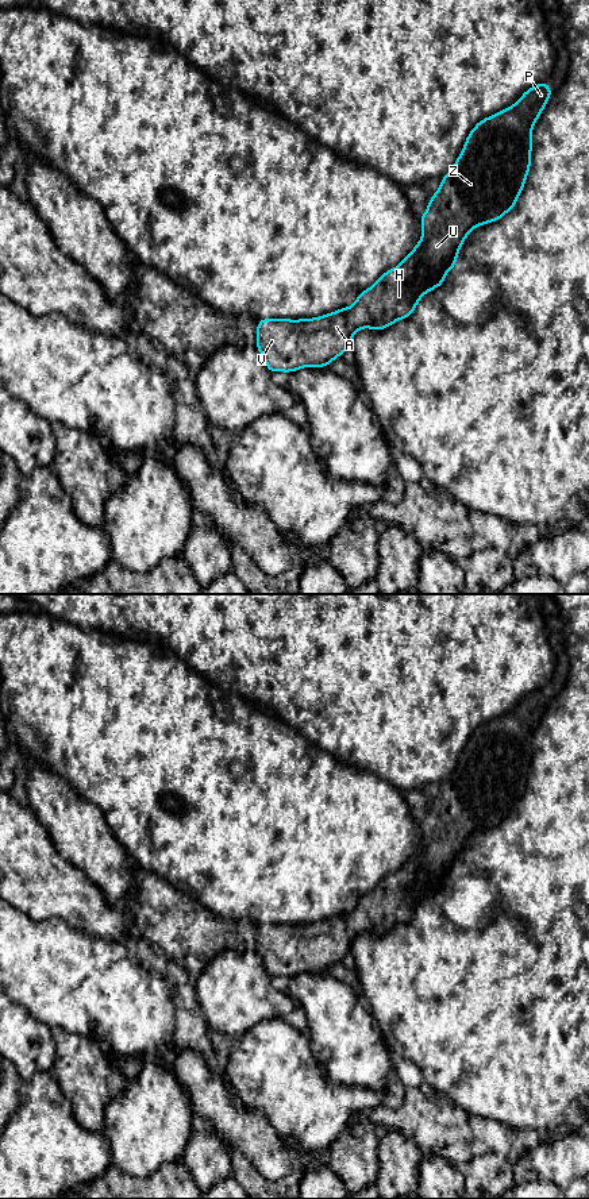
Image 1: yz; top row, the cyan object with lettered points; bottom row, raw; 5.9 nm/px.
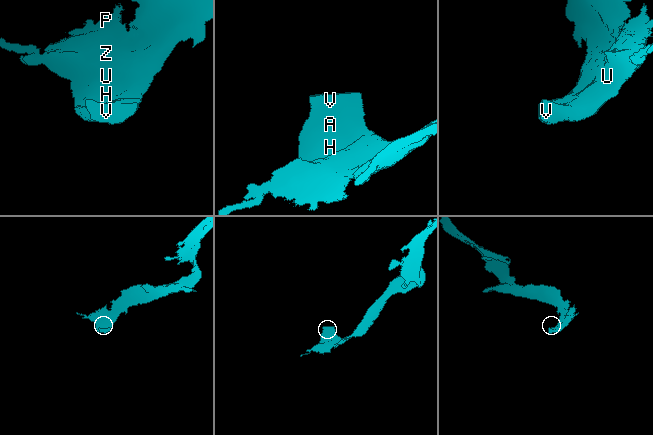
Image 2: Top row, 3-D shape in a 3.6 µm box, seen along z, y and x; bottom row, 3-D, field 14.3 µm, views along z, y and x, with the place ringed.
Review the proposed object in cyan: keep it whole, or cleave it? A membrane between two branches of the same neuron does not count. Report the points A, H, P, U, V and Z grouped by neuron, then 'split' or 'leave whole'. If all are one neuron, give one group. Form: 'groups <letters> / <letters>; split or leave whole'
groups A H P U V Z; leave whole

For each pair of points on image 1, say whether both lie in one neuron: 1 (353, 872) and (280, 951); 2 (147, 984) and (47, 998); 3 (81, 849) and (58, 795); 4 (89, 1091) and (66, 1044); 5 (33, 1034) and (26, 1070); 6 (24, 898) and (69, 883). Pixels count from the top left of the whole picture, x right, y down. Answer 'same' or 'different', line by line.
1: different
2: same
3: same
4: same
5: same
6: same

